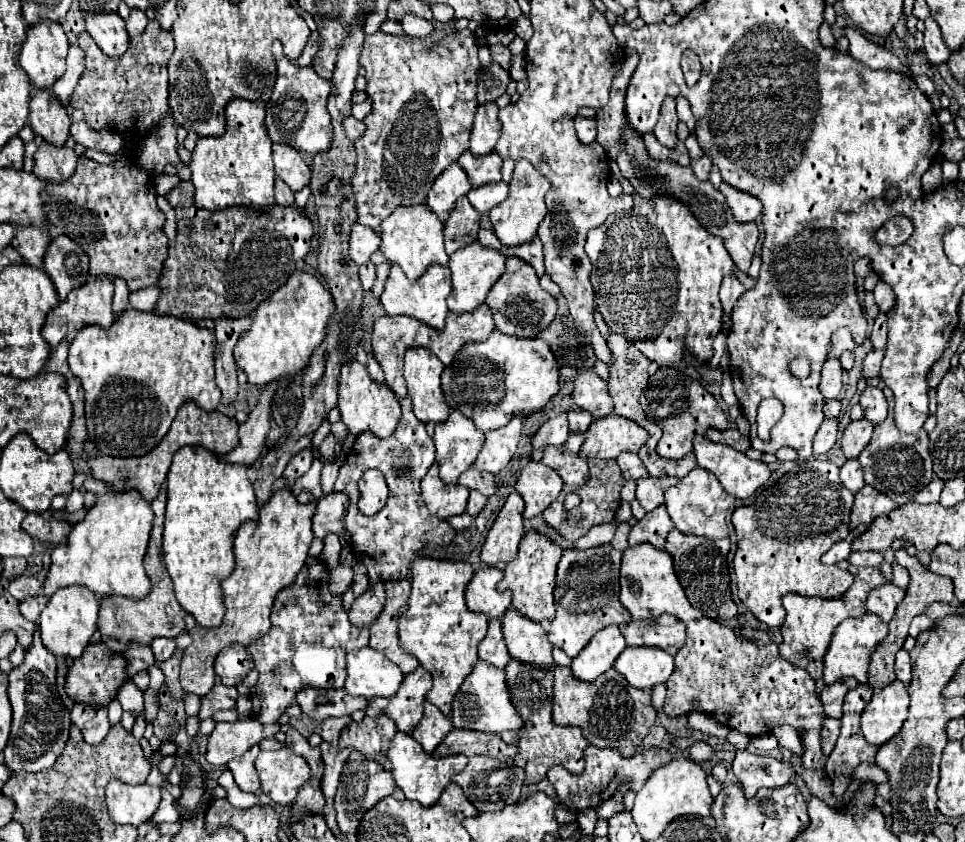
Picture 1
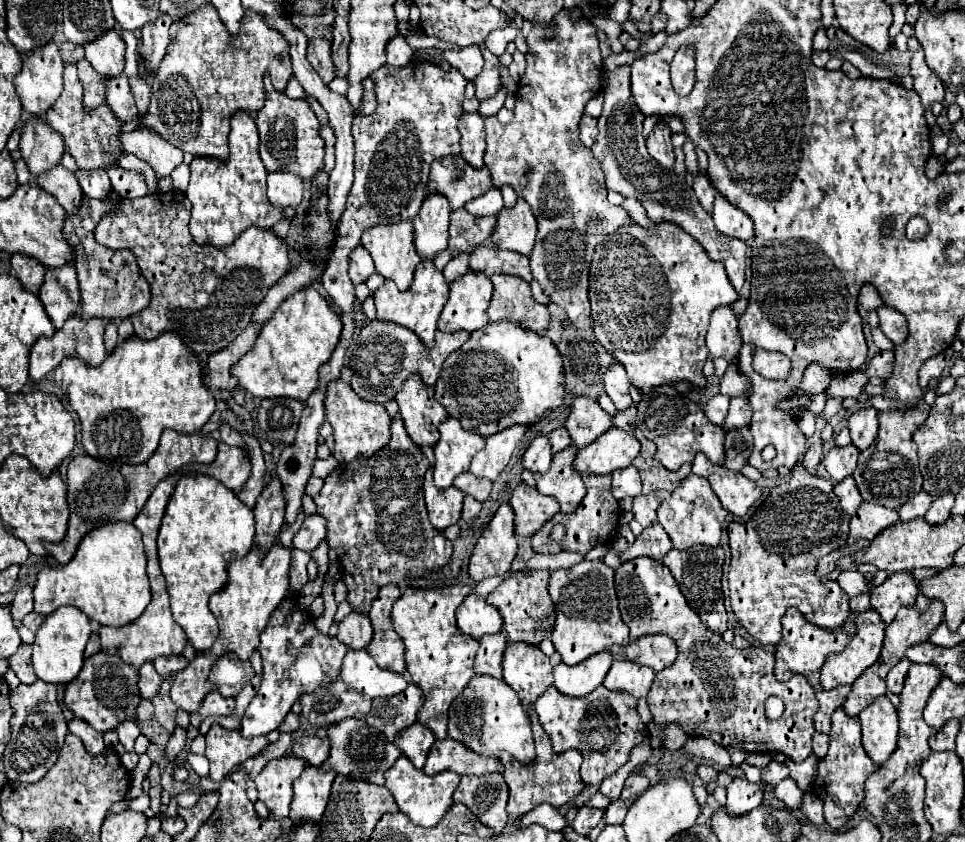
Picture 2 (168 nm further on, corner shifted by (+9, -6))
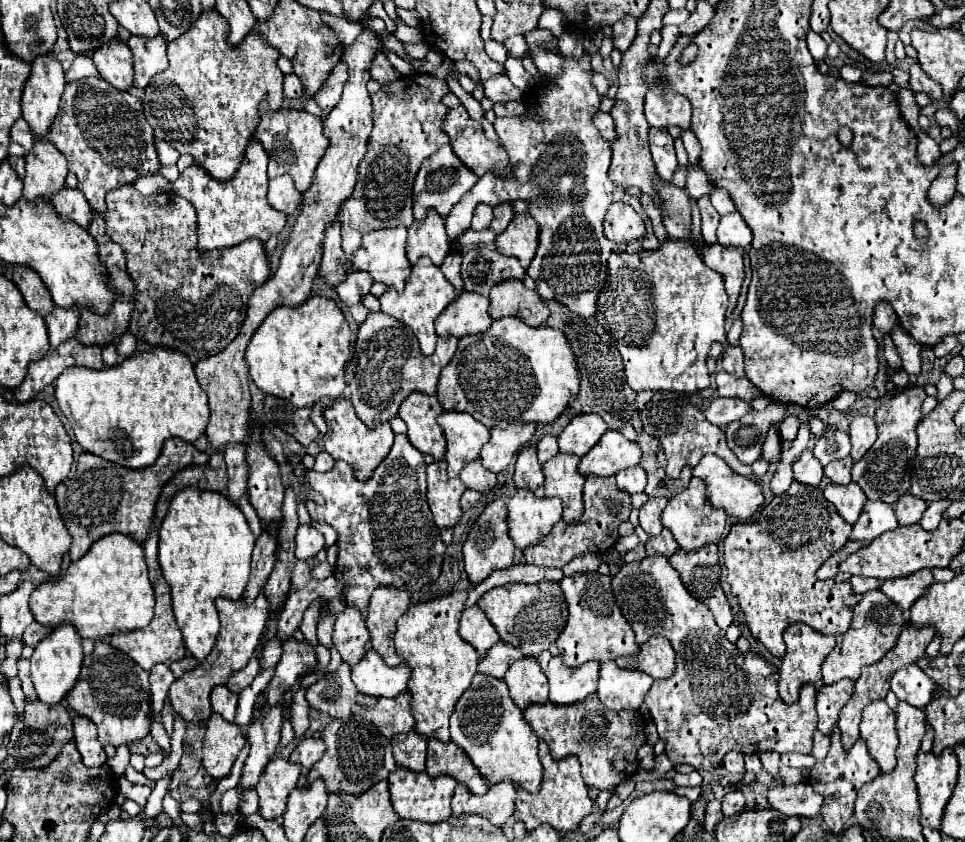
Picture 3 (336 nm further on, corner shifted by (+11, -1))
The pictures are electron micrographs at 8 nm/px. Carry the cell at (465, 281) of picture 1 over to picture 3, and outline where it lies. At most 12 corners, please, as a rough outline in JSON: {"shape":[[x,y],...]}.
{"shape":[[461,293],[435,321],[439,337],[491,327],[489,299]]}

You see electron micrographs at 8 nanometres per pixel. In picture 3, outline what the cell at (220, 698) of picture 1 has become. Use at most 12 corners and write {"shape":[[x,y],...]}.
{"shape":[[225,685],[211,691],[213,711],[235,721],[237,695]]}

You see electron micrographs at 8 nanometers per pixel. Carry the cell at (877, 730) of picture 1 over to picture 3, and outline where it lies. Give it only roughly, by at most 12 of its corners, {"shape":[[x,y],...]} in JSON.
{"shape":[[879,699],[861,719],[861,739],[881,773],[895,769],[895,713]]}

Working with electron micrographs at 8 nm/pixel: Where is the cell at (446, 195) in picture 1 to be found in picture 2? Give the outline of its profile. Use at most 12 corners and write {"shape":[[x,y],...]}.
{"shape":[[437,192],[413,218],[423,258],[447,248],[449,200]]}

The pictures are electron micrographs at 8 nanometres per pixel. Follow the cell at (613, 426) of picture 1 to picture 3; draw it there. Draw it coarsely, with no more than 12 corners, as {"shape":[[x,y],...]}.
{"shape":[[607,431],[579,473],[609,477],[639,465],[641,449]]}

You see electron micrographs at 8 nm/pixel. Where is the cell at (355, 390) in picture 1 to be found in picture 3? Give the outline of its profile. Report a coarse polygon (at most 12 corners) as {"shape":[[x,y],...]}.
{"shape":[[349,399],[327,411],[323,449],[371,479],[389,455],[389,423],[369,429]]}

